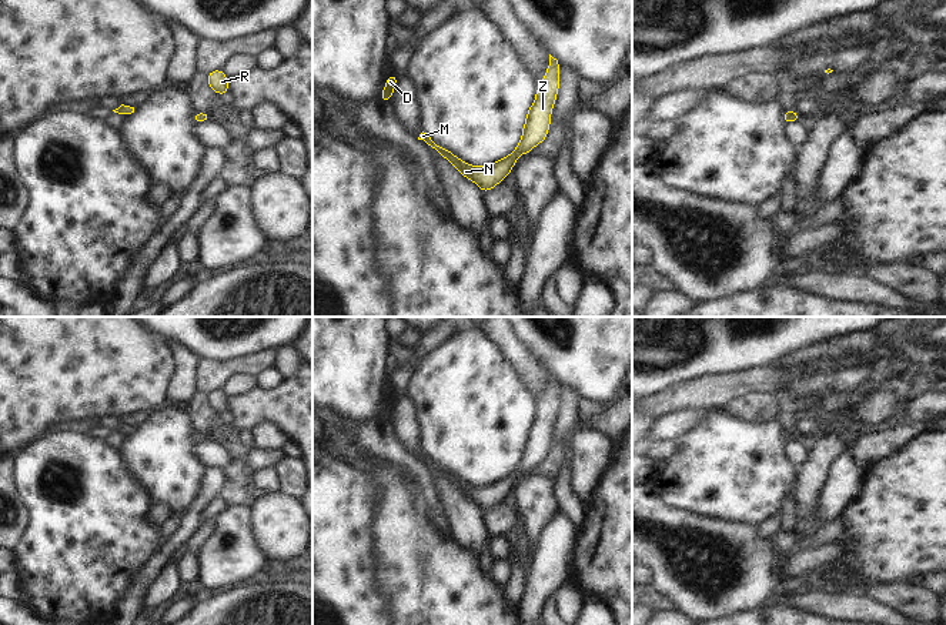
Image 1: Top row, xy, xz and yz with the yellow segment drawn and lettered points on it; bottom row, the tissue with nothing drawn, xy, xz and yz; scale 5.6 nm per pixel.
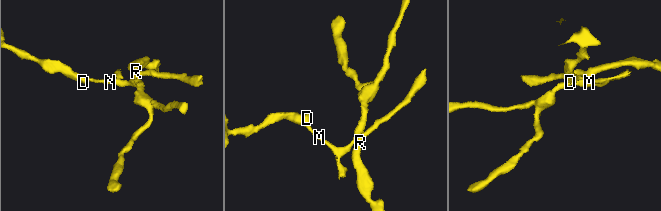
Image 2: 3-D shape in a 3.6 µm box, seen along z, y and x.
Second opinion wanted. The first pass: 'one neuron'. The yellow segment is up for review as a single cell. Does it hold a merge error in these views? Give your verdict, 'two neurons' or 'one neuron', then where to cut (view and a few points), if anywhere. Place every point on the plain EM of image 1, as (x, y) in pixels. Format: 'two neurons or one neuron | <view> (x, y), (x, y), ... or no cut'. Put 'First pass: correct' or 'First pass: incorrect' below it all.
one neuron | no cut
First pass: correct

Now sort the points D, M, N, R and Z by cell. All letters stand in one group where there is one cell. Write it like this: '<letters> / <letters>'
D M N R Z

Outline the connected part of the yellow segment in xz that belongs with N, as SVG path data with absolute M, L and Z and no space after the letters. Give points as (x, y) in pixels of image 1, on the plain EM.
M549 374L549 385L541 404L536 407L536 417L534 424L528 428L528 435L522 448L522 457L515 469L499 481L487 484L482 487L474 487L459 479L454 472L445 467L434 462L424 451L418 459L422 459L425 465L438 471L447 481L449 481L465 498L474 501L482 512L488 512L492 507L499 504L507 495L511 494L514 484L519 475L529 474L529 471L541 464L551 445L551 432L559 410L559 387L556 378Z

